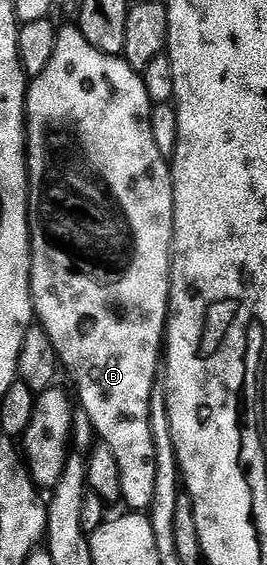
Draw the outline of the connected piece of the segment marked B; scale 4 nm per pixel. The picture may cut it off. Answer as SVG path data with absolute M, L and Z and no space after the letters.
M65 26L59 27L58 37L56 38L56 50L52 50L52 58L49 59L48 66L44 66L41 74L29 81L26 89L26 135L28 137L26 168L30 171L30 289L34 295L34 314L37 323L48 334L48 338L52 338L54 349L58 351L59 361L64 365L65 371L66 368L70 371L70 376L74 379L75 386L78 387L76 400L80 405L81 411L91 420L91 426L95 430L97 439L105 447L112 450L112 454L120 466L122 485L124 486L124 504L130 510L146 510L146 507L153 502L154 495L158 492L158 460L154 457L154 432L150 429L150 403L154 400L154 379L157 376L159 379L160 376L160 353L164 348L166 318L170 310L170 277L172 275L172 249L174 247L174 177L167 157L165 160L162 157L161 150L158 149L158 140L154 137L154 124L150 121L150 108L152 109L152 101L146 89L146 83L142 81L141 75L135 72L126 63L125 59L109 56L100 50L96 50L96 46L92 46L88 42L88 38L84 38L84 34L76 26L70 26L70 28L65 28Z

